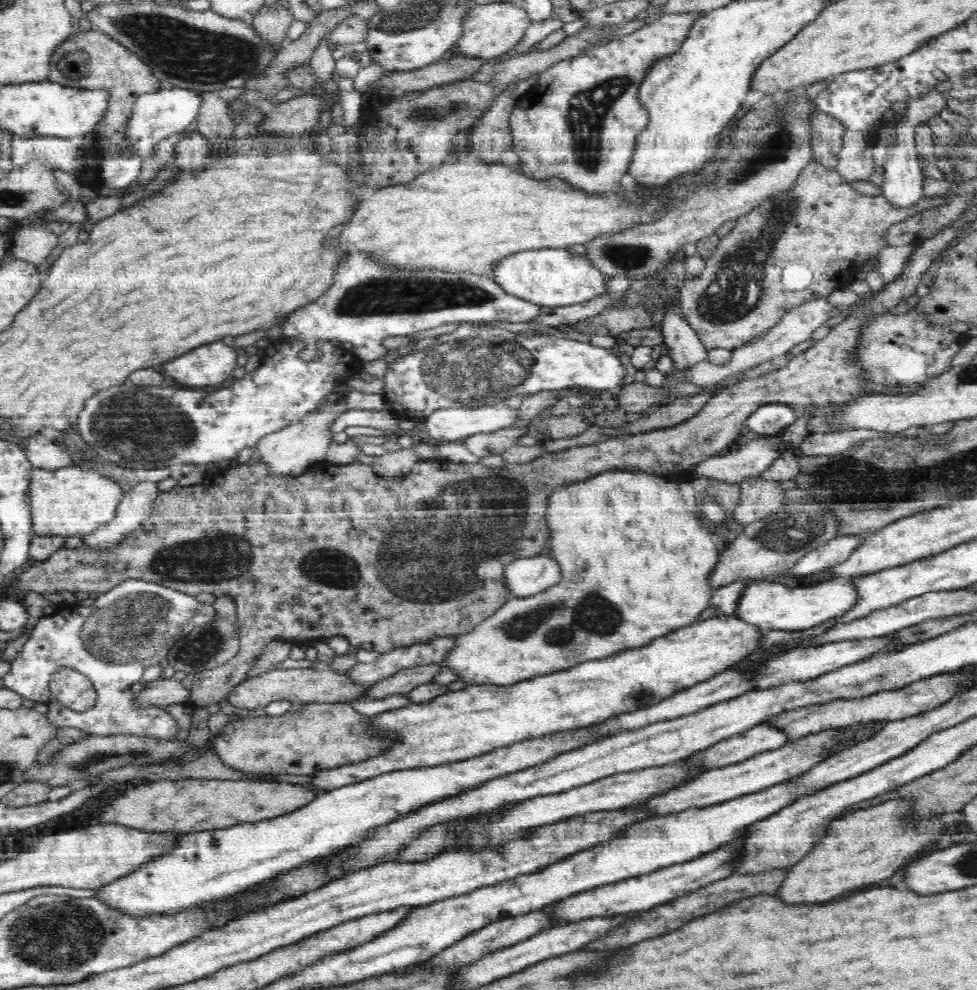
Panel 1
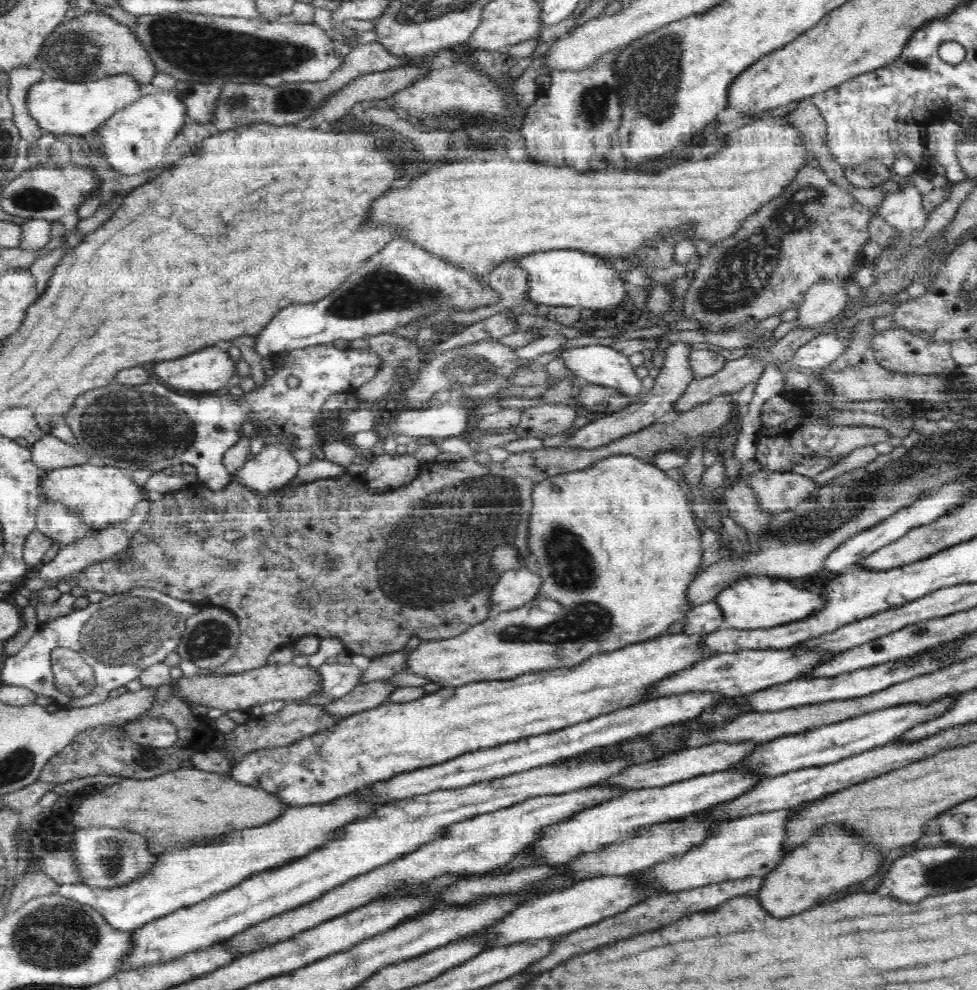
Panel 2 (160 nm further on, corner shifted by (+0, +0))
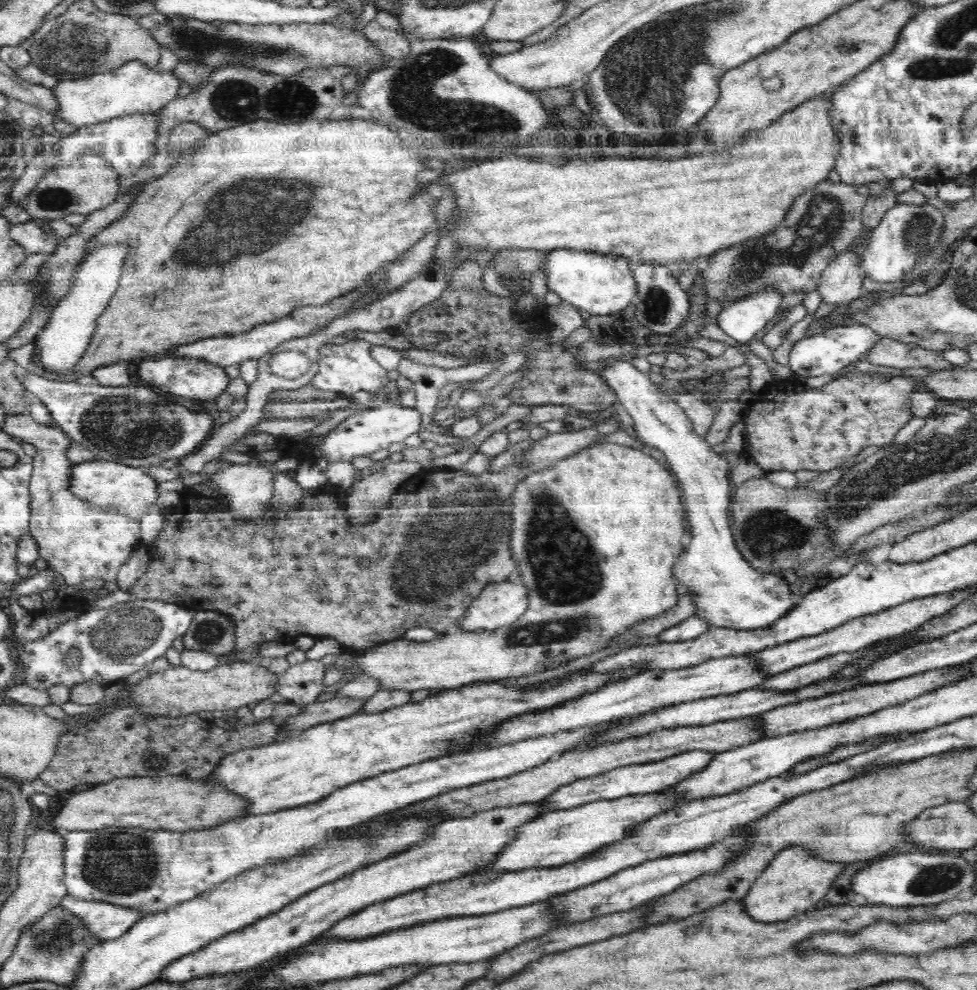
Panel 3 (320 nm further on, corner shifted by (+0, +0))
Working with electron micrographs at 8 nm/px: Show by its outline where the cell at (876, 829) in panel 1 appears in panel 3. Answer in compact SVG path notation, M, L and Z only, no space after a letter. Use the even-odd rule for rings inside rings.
M794 846L782 849L740 901L744 903L749 914L758 918L758 922L780 922L802 914L810 910L816 902L824 900L828 888L832 886L832 880L842 872L842 866L830 860L832 859L818 858L808 847Z

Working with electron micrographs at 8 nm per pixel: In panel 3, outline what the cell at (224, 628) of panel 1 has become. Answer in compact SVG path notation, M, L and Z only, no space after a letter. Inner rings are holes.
M196 611L182 641L184 648L205 650L224 661L234 648L236 636L225 615L217 611Z

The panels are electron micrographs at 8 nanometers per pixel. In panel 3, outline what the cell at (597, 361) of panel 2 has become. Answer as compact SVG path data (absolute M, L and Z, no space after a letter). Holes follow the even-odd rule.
M616 362L614 366L608 366L608 368L602 372L602 378L606 379L606 382L611 386L611 390L616 394L619 399L619 403L624 405L624 407L629 410L629 414L632 417L632 420L634 420L634 425L631 428L632 434L635 437L639 436L641 442L645 444L648 449L657 448L663 453L664 458L666 458L666 462L668 463L667 467L675 476L678 477L680 488L682 489L682 492L684 492L684 496L686 496L686 498L684 498L683 505L686 506L686 510L688 512L687 524L690 525L691 541L688 548L681 554L680 558L678 558L678 562L674 564L674 575L676 575L678 584L684 584L684 586L688 588L689 593L696 593L696 605L698 606L698 610L694 616L705 620L712 627L745 631L770 626L770 624L774 624L774 622L782 619L786 613L790 612L790 610L796 608L800 602L794 604L794 601L792 600L794 588L790 586L790 584L782 581L782 579L776 577L774 574L765 574L765 571L754 570L750 564L742 558L741 551L738 550L736 539L733 537L731 522L728 522L728 510L730 509L733 485L731 480L728 480L728 460L726 460L726 457L721 457L718 453L714 452L714 447L710 445L705 438L702 439L702 437L694 431L693 422L688 418L685 411L670 396L664 394L658 385L652 383L649 380L649 375L647 373L640 372L640 370L637 370L634 366L632 366L632 364L628 364L628 362Z

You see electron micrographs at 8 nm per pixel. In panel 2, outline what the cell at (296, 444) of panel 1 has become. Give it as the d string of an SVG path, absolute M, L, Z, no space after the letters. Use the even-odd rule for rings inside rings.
M290 444L264 448L253 459L234 472L232 480L239 480L242 485L258 491L280 489L293 481L300 472L300 464L288 454L294 448Z

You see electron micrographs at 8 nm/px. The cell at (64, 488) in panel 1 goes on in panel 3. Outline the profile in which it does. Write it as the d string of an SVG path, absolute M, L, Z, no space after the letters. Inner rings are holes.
M90 461L75 464L70 470L67 488L74 496L89 502L95 508L115 510L122 516L140 520L158 500L158 484L147 470L132 468L116 462Z

